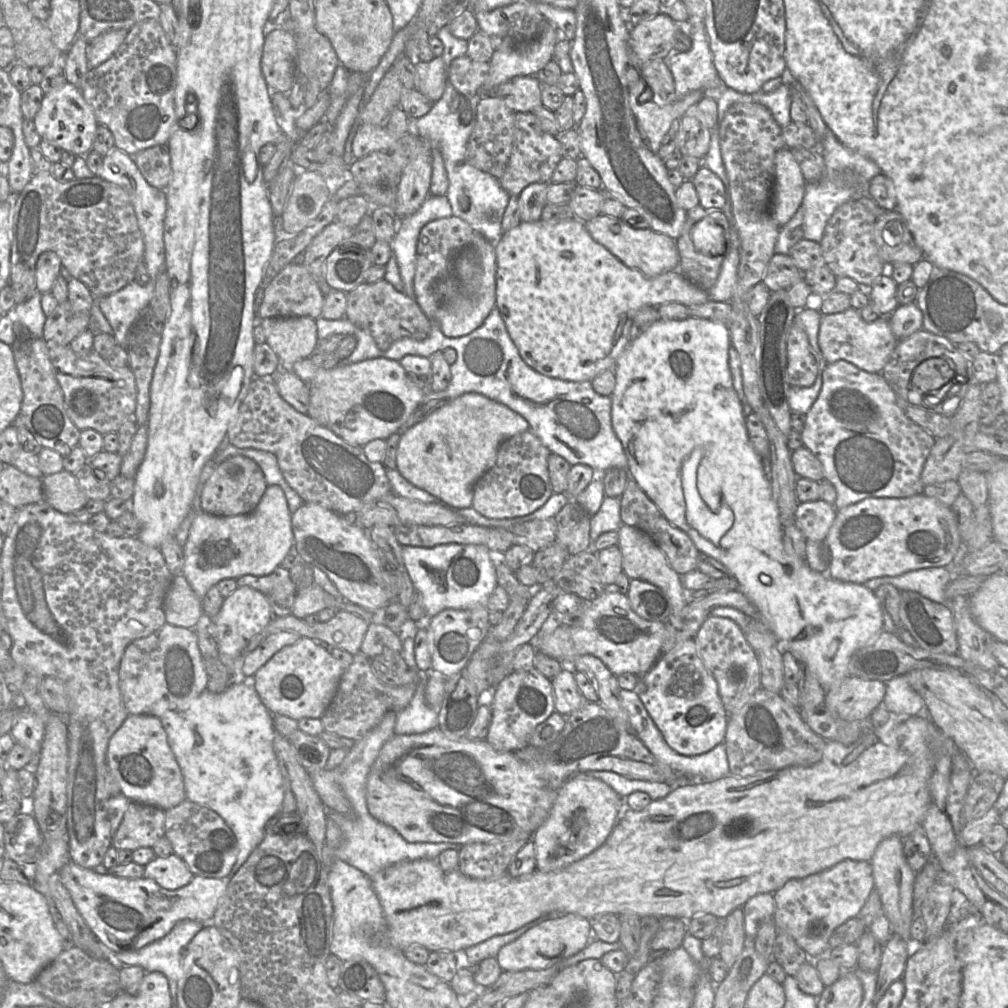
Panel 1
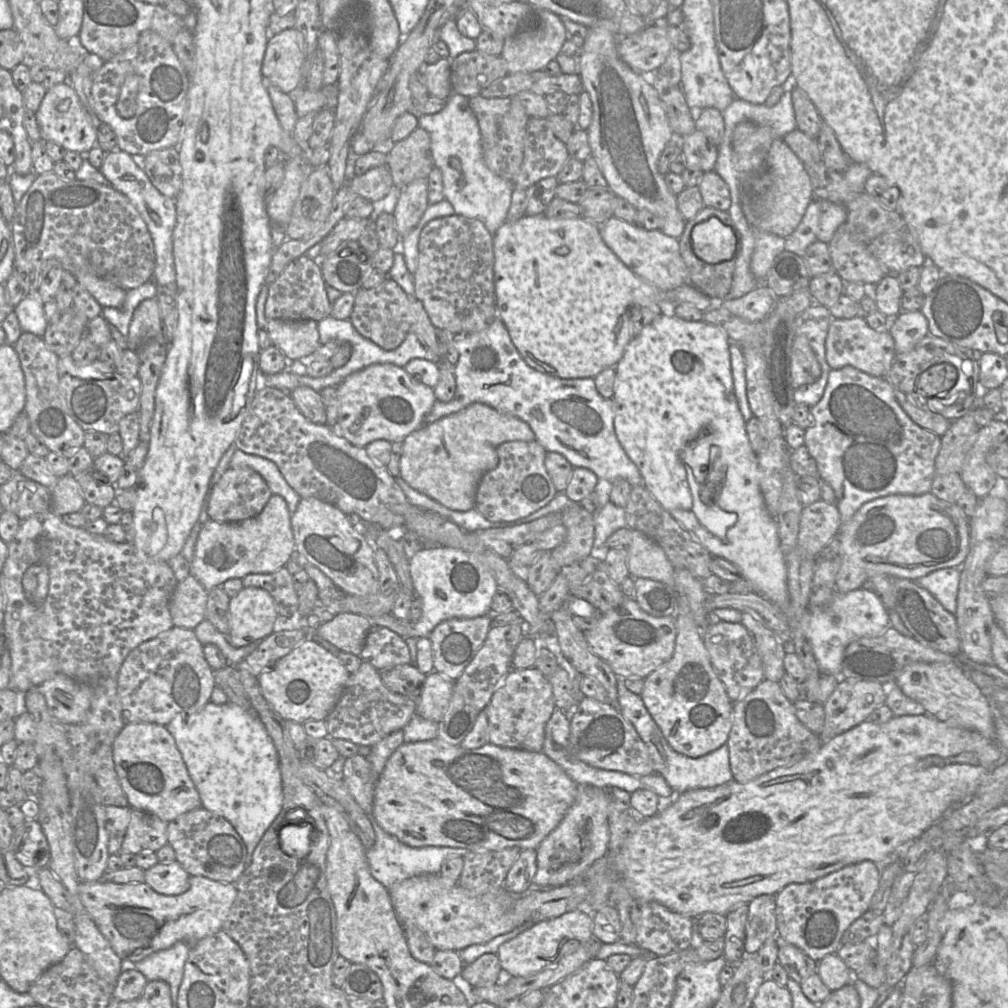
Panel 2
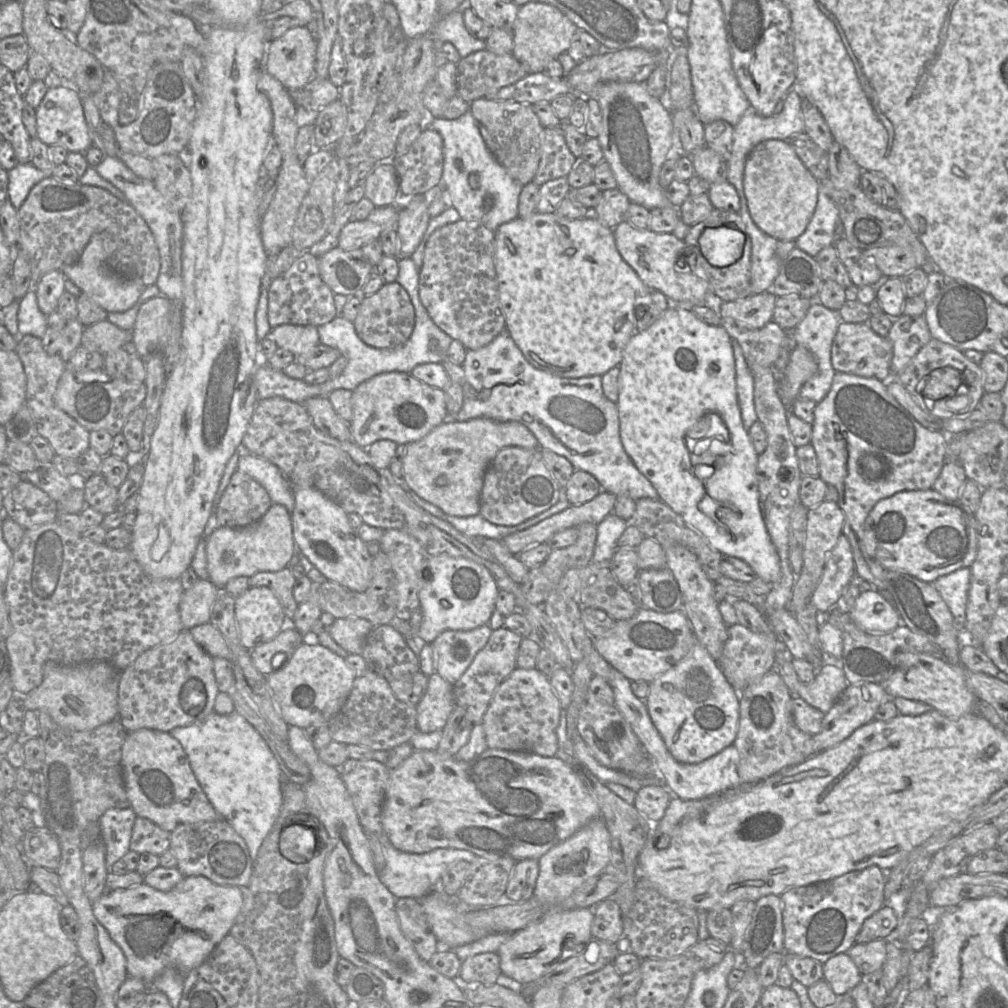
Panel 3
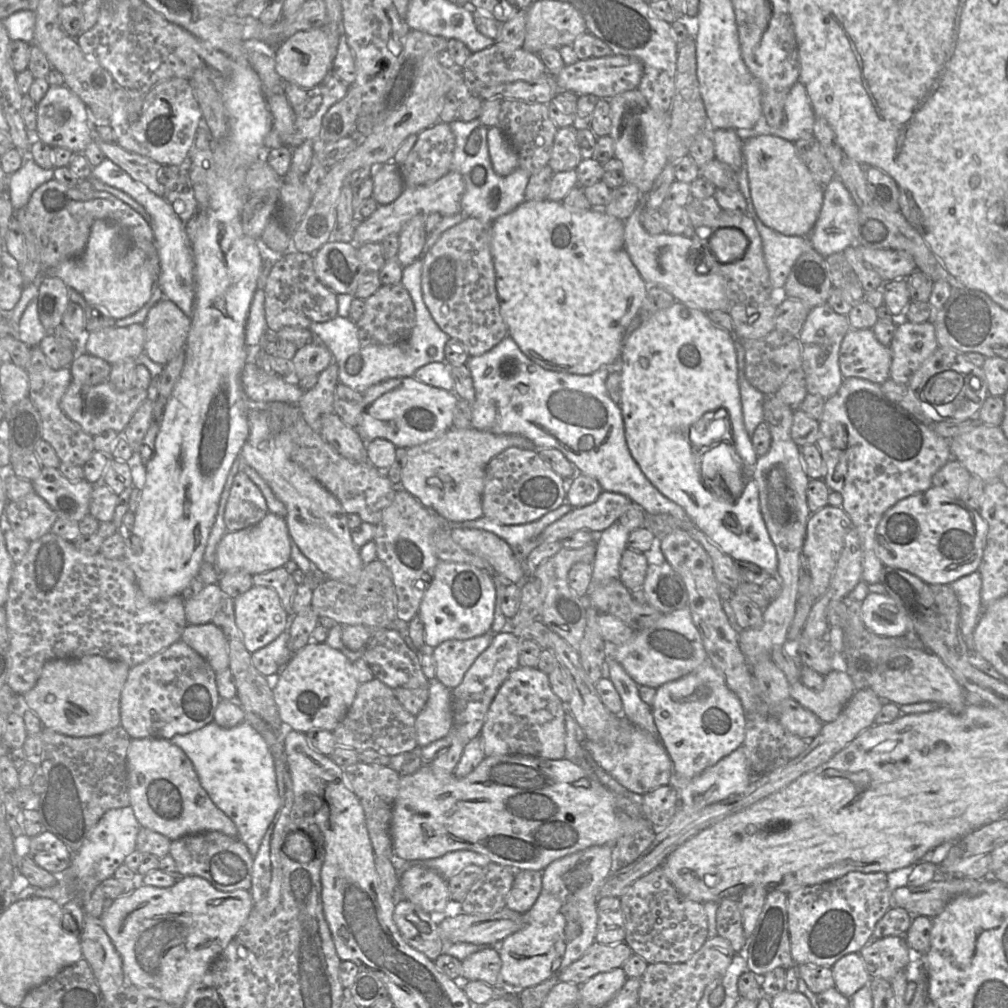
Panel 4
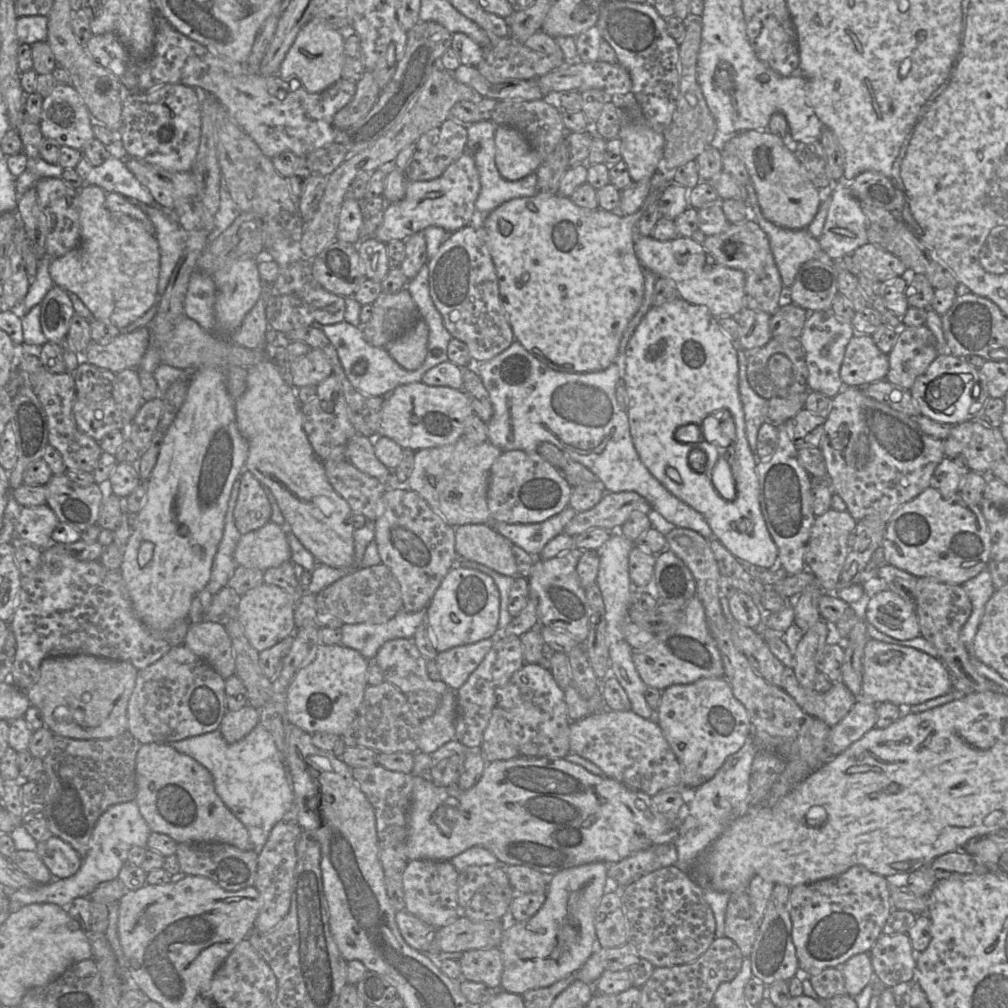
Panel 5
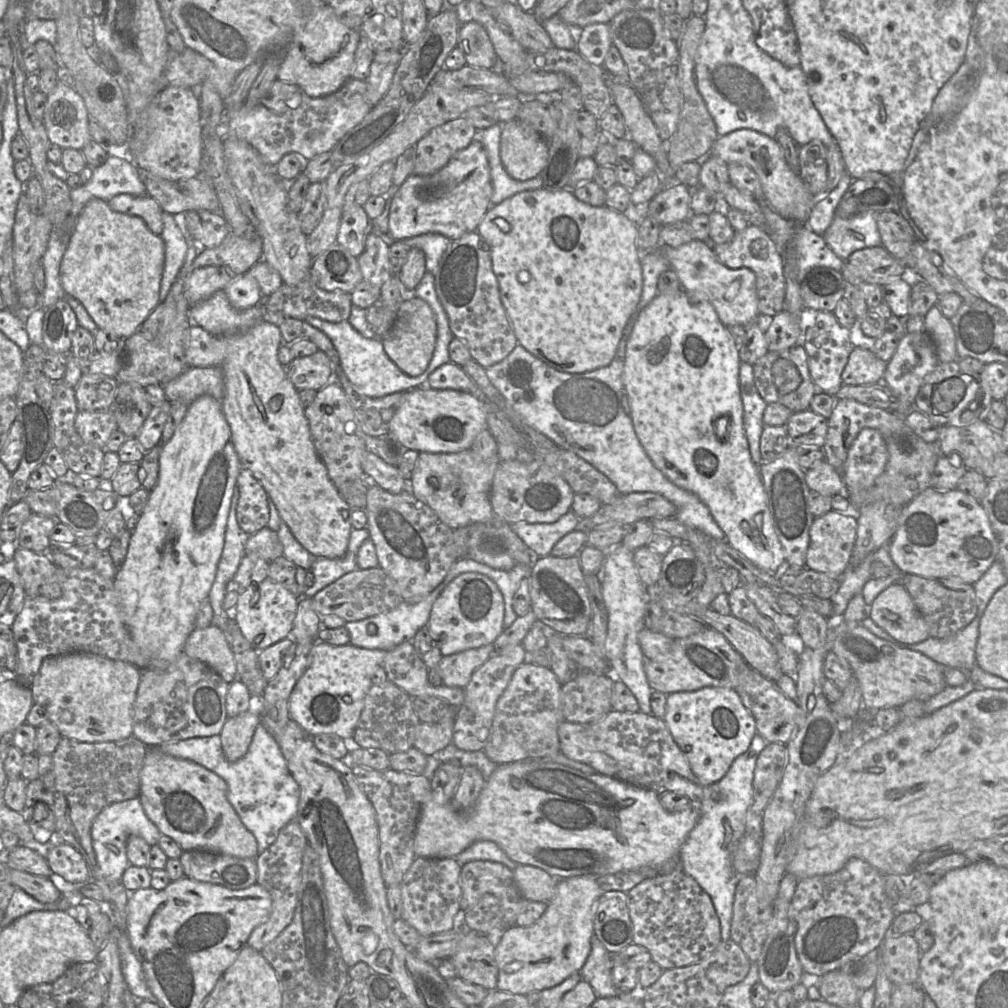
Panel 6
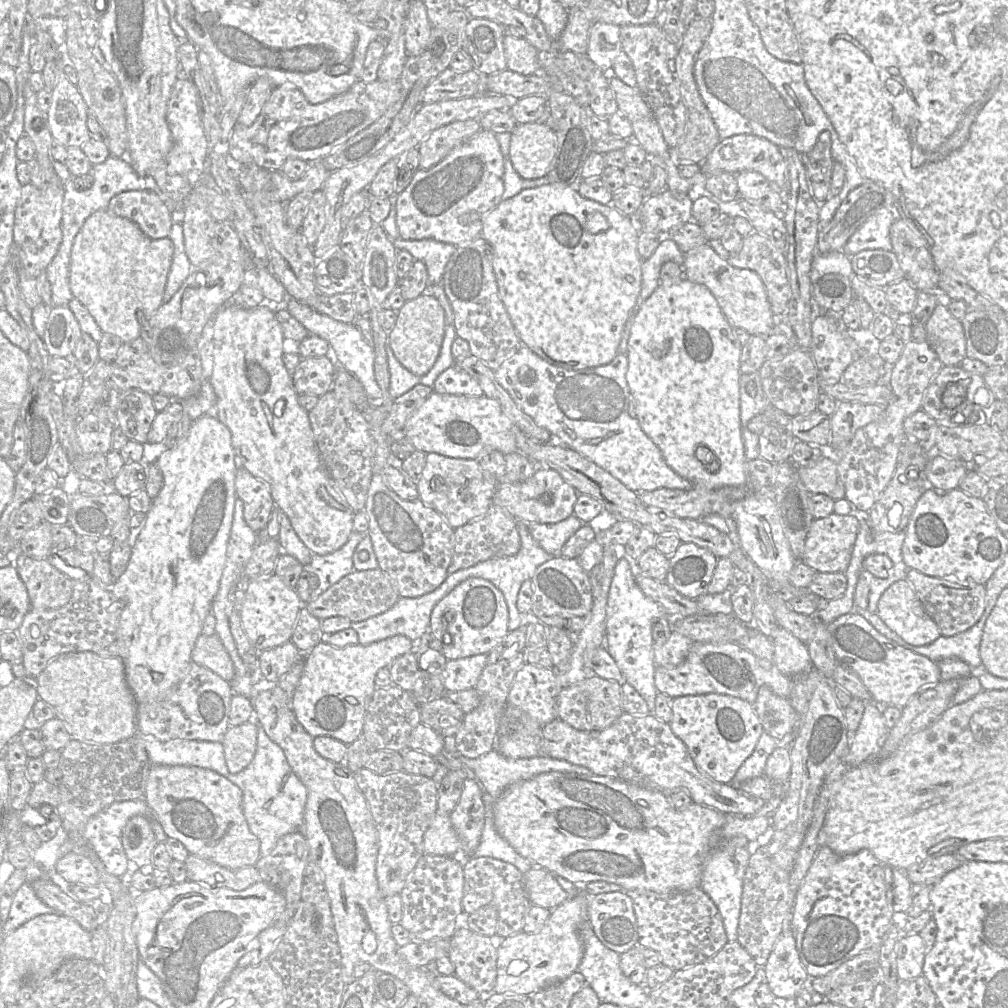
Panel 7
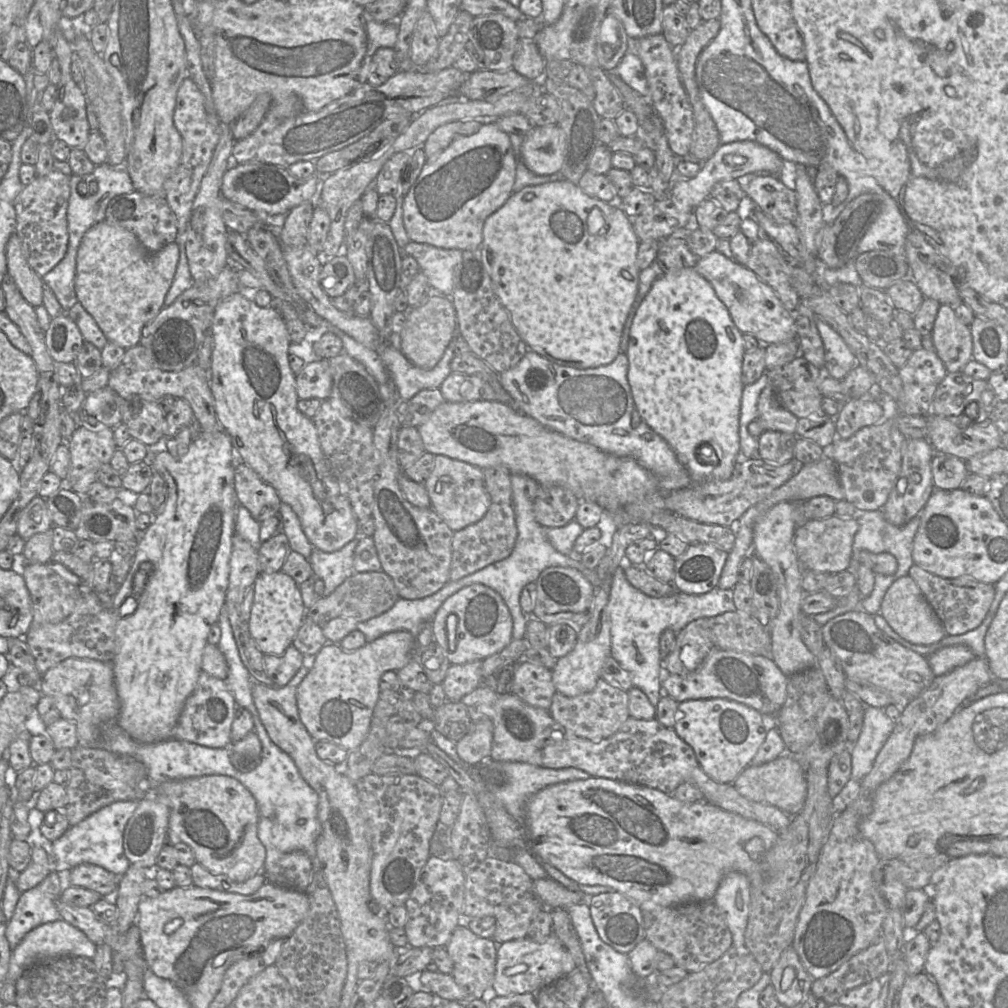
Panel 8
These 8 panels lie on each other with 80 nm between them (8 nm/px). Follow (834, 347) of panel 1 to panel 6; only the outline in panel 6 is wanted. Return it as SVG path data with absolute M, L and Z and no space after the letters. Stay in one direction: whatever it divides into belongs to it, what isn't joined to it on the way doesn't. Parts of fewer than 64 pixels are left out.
M854 347L842 372L843 385L866 385L884 382L887 363L875 352Z

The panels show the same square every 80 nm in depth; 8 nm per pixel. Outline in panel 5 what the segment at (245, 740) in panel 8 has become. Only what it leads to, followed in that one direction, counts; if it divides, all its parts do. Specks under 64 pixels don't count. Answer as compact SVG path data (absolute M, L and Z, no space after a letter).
M248 704L237 711L227 710L219 729L227 742L234 743L244 738L259 723L259 709Z

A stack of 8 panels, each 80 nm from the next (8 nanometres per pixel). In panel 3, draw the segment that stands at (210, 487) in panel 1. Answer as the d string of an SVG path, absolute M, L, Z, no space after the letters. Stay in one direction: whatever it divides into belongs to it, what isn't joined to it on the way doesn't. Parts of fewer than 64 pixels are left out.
M238 471L232 474L216 507L219 526L249 526L267 512L272 502L267 490L254 478Z

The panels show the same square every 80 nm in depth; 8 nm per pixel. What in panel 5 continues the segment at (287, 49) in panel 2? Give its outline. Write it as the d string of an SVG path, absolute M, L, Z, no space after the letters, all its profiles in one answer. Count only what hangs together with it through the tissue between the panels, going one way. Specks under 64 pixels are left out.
M313 18L298 33L295 41L282 61L277 75L283 80L296 80L307 93L324 91L341 79L345 56L344 45L346 33L318 18Z

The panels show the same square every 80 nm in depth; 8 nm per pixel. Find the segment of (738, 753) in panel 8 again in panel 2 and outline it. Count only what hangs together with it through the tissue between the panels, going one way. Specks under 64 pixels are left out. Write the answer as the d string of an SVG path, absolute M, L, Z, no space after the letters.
M677 594L672 613L676 641L672 657L644 678L643 703L665 740L677 753L699 758L727 743L734 703L718 678L685 595Z

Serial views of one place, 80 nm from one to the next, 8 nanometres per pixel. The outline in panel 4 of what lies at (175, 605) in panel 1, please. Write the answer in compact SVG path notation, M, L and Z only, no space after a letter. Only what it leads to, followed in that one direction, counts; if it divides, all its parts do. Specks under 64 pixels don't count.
M211 583L205 584L203 589L193 598L185 600L184 609L188 624L212 622L223 594L226 593L218 583Z

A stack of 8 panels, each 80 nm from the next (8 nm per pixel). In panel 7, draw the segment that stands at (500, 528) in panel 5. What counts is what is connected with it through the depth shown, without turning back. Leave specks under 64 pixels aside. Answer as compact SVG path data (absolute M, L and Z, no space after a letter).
M575 514L554 524L527 524L534 540L541 548L552 556L562 556L562 547L582 526L582 522Z

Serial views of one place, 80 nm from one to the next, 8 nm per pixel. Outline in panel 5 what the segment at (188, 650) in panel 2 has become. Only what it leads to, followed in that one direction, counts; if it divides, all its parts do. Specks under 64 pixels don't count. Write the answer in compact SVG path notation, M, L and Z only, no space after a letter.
M181 644L144 669L138 670L128 702L128 731L142 744L167 743L219 729L227 711L225 679L203 658Z

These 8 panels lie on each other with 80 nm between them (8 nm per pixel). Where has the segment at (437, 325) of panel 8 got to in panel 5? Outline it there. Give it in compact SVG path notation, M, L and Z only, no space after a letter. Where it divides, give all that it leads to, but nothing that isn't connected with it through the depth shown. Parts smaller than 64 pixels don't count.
M419 318L404 334L385 346L389 355L404 369L418 369L424 362L428 351L429 329Z

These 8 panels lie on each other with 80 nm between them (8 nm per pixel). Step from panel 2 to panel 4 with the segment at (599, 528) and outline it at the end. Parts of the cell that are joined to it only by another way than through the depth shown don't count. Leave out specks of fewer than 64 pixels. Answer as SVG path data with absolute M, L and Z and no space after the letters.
M618 522L597 534L596 554L592 562L594 584L620 578L620 561L627 549L629 532Z

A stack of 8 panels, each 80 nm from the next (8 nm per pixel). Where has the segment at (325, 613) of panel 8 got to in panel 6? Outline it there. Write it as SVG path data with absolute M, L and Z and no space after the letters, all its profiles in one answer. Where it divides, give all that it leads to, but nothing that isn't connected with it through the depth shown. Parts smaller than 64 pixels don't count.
M379 566L358 568L347 573L317 592L312 599L314 609L320 616L335 614L346 622L359 621L388 612L403 601L394 579Z

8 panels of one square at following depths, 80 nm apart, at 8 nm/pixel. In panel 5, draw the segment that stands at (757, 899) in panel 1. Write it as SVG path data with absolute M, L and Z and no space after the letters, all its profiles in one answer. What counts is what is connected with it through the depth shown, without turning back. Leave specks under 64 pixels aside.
M783 884L774 886L749 956L753 977L766 986L778 980L790 980L799 969L788 910L790 891L791 888Z

